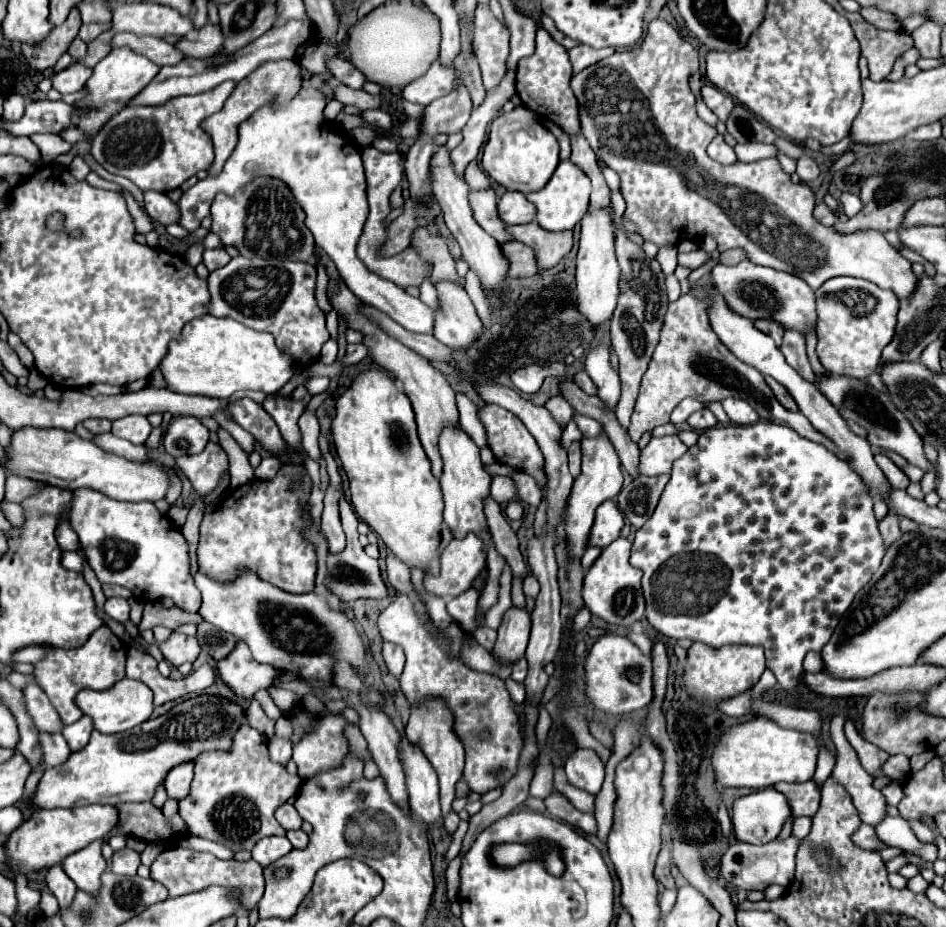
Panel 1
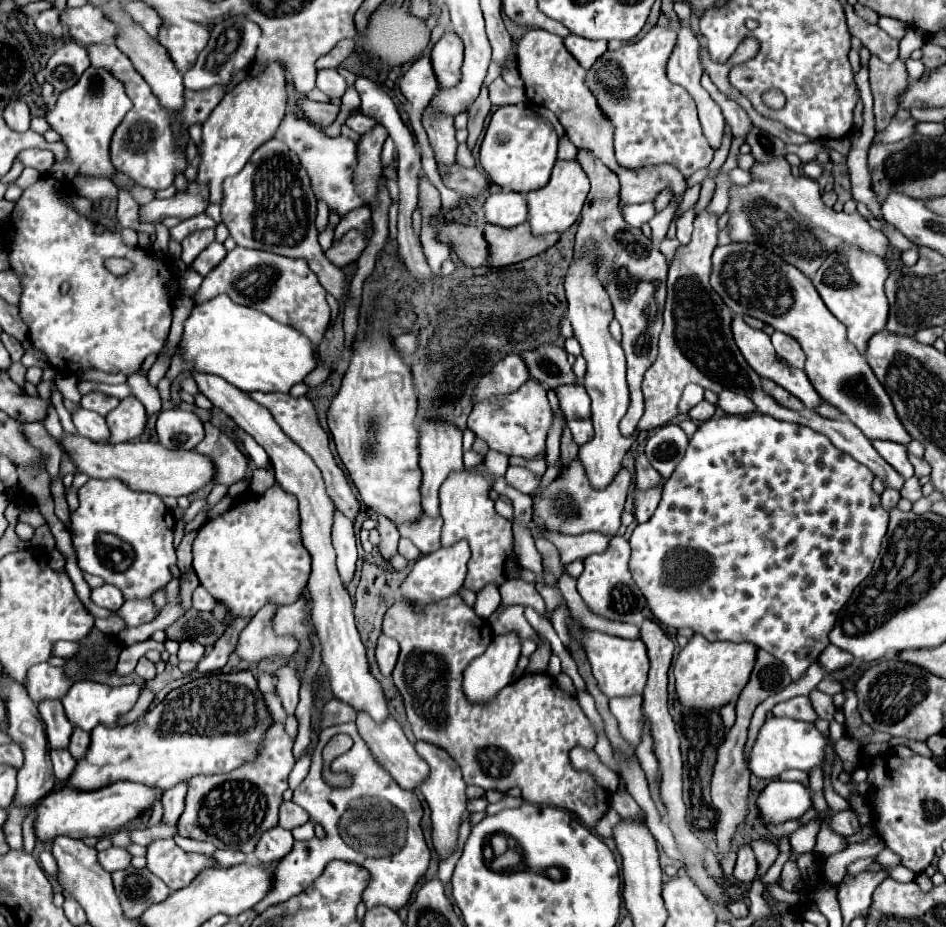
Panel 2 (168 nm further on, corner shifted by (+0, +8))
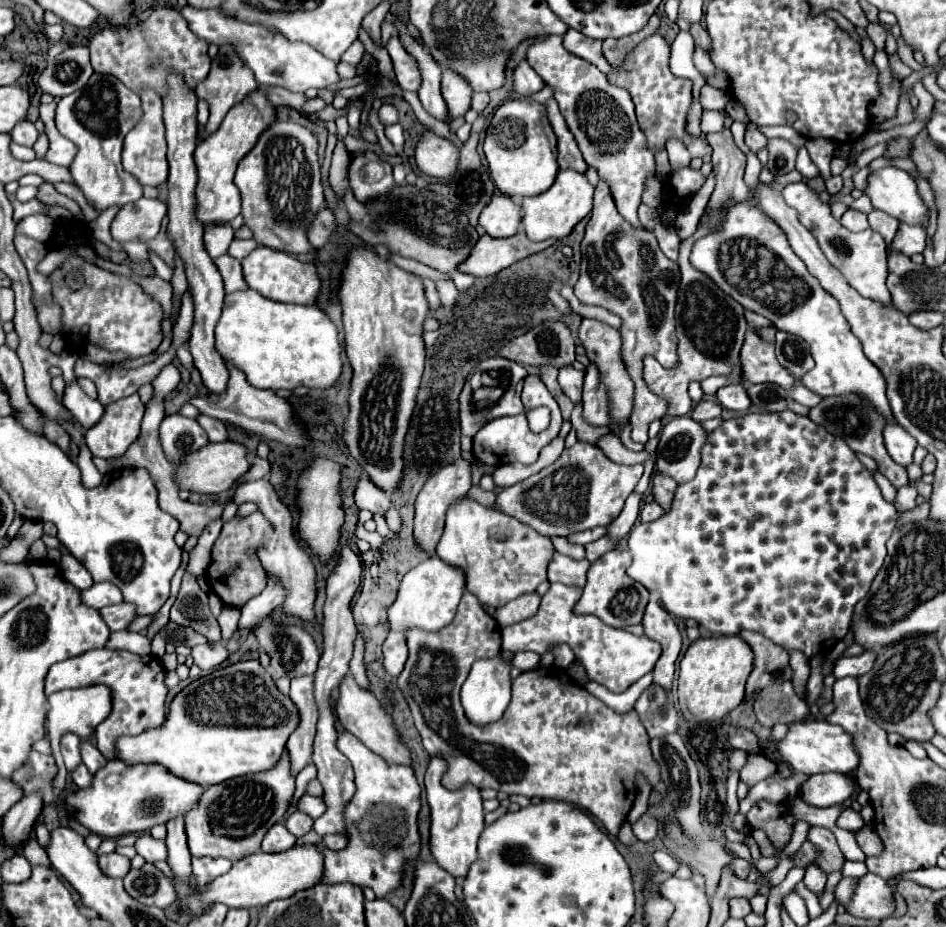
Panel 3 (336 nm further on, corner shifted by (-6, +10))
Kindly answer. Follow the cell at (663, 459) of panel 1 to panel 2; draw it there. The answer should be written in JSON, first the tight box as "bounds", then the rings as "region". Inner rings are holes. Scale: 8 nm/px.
{"bounds":[645,422,689,478],"region":[[[671,422],[671,424],[665,424],[665,426],[657,428],[649,436],[649,440],[645,444],[645,456],[649,458],[653,468],[663,478],[669,478],[673,474],[675,466],[685,456],[687,444],[689,444],[687,434],[681,430],[681,426]]]}

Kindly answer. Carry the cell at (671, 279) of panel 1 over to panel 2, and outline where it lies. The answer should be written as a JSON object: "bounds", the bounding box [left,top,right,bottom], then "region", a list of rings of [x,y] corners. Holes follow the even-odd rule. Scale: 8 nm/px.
{"bounds":[660,237,680,263],"region":[[[665,237],[660,243],[660,251],[667,257],[667,262],[670,263],[675,255],[676,249],[679,248],[680,242],[675,239]]]}

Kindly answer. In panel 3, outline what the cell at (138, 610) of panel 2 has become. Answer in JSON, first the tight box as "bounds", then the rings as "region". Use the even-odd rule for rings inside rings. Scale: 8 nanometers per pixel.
{"bounds":[99,602,139,632],"region":[[[121,602],[121,604],[115,604],[115,606],[105,606],[99,612],[101,612],[101,618],[105,620],[105,624],[109,626],[111,632],[125,630],[125,626],[139,616],[137,608],[129,602]]]}

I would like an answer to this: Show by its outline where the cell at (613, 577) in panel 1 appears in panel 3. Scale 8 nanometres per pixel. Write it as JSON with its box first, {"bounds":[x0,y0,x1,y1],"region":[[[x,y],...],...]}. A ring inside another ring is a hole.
{"bounds":[575,548,649,628],"region":[[[613,548],[611,552],[601,556],[597,562],[593,562],[587,572],[587,584],[583,588],[581,600],[575,606],[575,612],[599,616],[605,624],[613,628],[625,628],[631,624],[639,624],[645,614],[647,602],[649,602],[649,592],[643,584],[627,576],[625,570],[629,568],[629,564],[631,564],[631,552],[619,550],[619,548]]]}

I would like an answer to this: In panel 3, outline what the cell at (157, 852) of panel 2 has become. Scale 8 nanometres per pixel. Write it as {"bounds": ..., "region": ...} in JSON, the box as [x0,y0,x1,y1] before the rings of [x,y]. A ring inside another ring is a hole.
{"bounds":[135,834,167,864],"region":[[[139,834],[137,842],[135,842],[135,850],[151,864],[155,864],[159,860],[167,860],[165,840],[157,840],[151,834]]]}

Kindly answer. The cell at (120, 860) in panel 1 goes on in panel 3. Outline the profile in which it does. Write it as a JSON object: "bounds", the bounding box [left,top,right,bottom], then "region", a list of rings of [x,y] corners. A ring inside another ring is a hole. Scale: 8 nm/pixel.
{"bounds":[99,852,131,878],"region":[[[117,852],[103,854],[103,856],[99,856],[99,868],[111,878],[123,878],[131,868],[131,860]]]}

